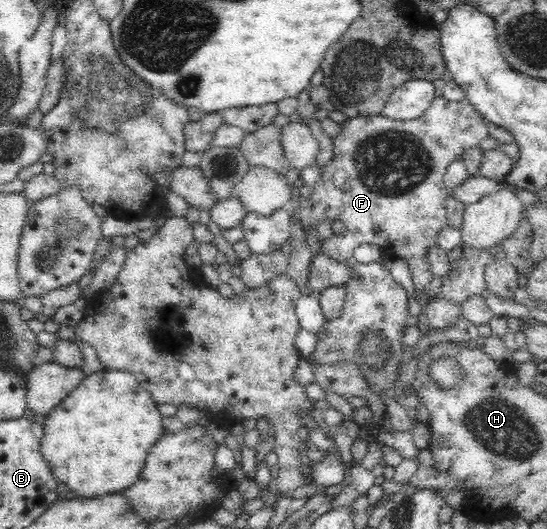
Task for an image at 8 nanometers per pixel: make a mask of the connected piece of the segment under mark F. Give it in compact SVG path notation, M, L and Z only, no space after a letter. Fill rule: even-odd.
M434 97L422 116L409 121L394 120L381 114L346 119L344 123L339 124L339 133L331 138L334 153L312 187L312 195L308 199L301 198L294 207L294 212L290 212L291 219L305 230L307 238L309 227L319 226L322 220L342 222L347 232L324 242L320 241L321 254L330 259L350 263L357 247L362 244L378 245L385 253L406 260L414 288L418 292L426 293L426 288L429 288L434 278L426 261L429 249L437 246L442 228L449 224L449 190L445 186L445 173L448 166L460 159L465 150L479 148L480 142L488 136L490 133L487 120L465 98L450 102L444 97Z

